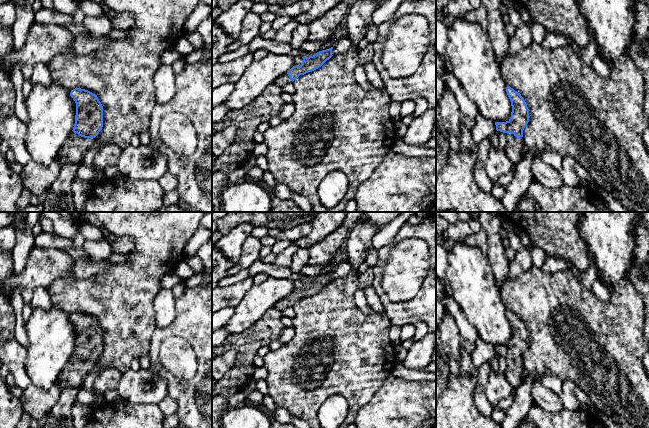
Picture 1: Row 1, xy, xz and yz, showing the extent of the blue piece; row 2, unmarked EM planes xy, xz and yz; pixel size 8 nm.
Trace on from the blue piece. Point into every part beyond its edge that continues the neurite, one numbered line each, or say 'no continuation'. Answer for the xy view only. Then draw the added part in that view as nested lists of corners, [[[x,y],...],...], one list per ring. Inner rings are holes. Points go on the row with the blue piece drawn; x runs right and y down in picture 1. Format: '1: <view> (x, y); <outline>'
1: xy (74, 148); [[[71,131],[56,156],[61,167],[66,164],[81,163],[92,143],[93,138],[84,138]]]

